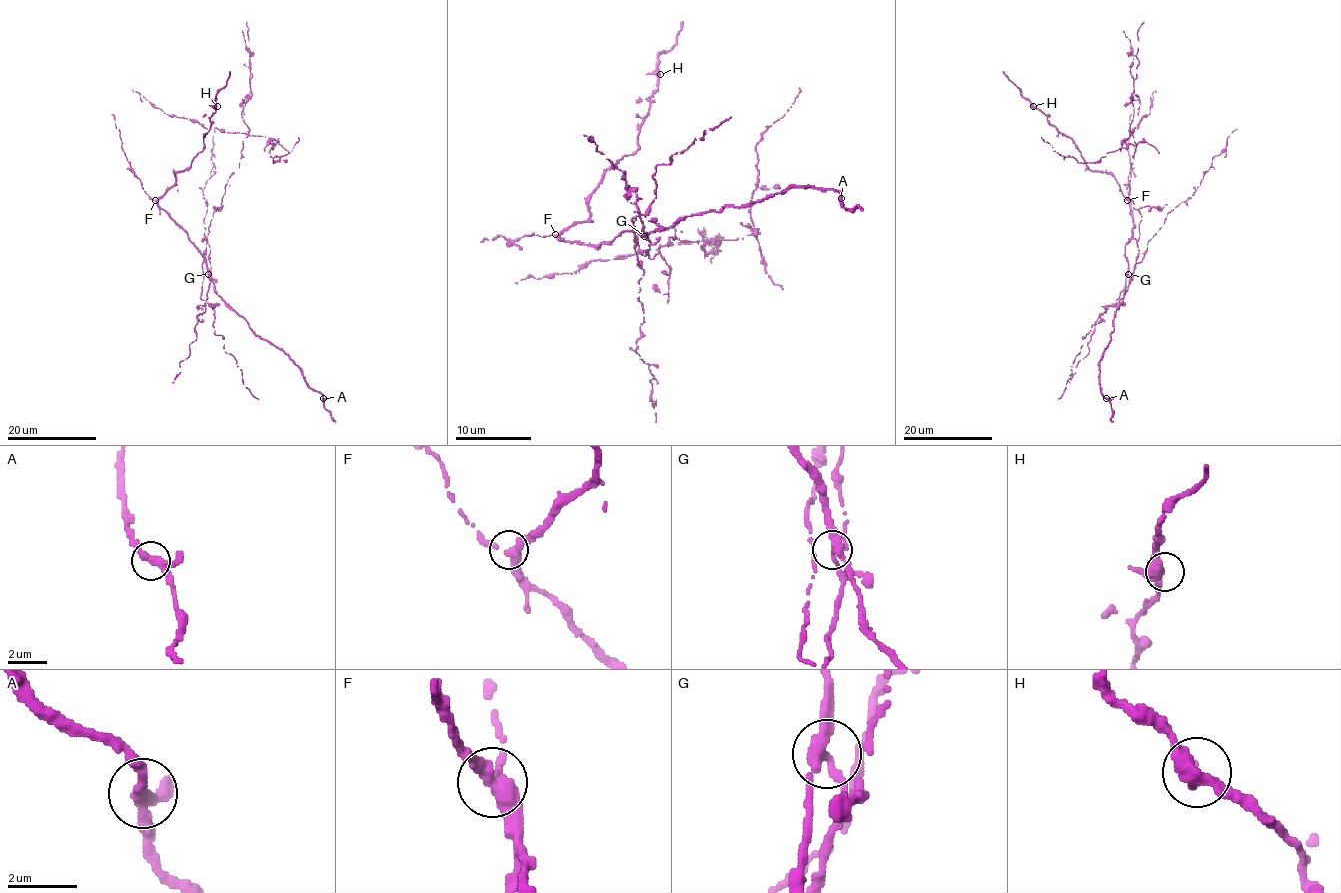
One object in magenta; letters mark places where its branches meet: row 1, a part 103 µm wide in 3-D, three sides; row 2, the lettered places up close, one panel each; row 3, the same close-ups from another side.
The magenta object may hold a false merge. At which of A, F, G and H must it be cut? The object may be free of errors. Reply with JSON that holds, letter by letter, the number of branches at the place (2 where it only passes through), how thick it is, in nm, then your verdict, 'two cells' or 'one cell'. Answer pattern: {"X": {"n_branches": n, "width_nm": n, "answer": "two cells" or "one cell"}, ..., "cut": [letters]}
{"A": {"n_branches": 3, "width_nm": 280, "answer": "one cell"}, "F": {"n_branches": 3, "width_nm": 340, "answer": "one cell"}, "G": {"n_branches": 3, "width_nm": 320, "answer": "two cells"}, "H": {"n_branches": 3, "width_nm": 360, "answer": "one cell"}, "cut": ["G"]}

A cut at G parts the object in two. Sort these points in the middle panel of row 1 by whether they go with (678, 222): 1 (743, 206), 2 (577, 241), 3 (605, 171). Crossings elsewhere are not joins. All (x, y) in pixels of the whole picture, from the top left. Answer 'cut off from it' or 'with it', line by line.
1: with it
2: with it
3: with it

